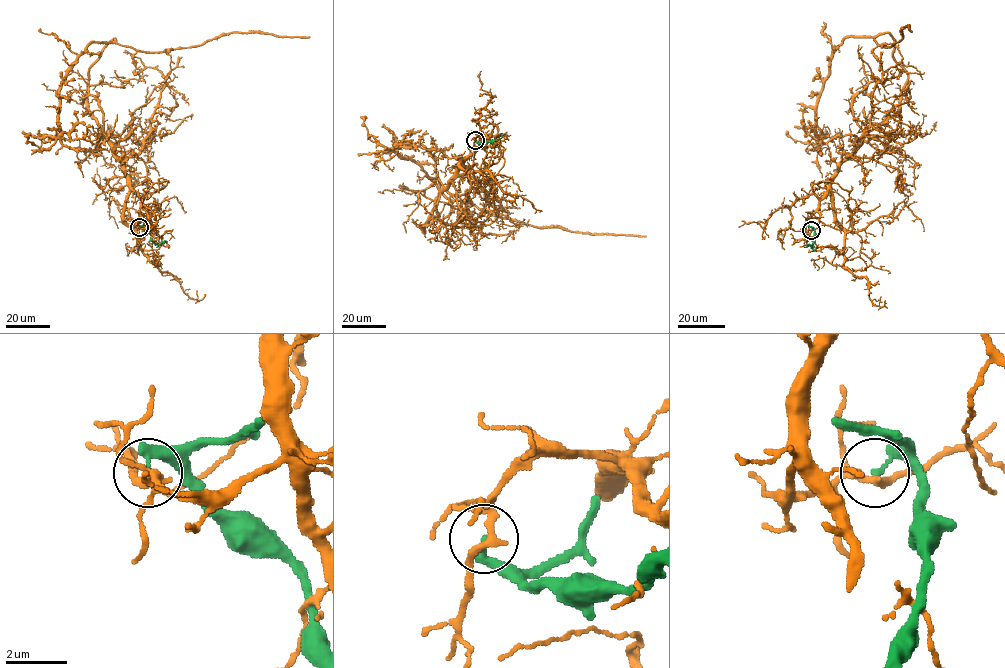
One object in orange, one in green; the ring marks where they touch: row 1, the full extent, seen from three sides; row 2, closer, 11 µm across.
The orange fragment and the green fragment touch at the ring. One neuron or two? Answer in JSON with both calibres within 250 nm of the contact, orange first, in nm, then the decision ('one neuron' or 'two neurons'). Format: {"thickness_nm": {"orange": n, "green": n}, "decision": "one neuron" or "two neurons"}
{"thickness_nm": {"orange": 240, "green": 200}, "decision": "two neurons"}

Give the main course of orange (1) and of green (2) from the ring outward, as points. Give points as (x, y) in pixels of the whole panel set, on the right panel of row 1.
1: (811, 230), (840, 164), (899, 107), (907, 72), (892, 37), (875, 38), (890, 47), (912, 31)
2: (811, 230), (814, 230), (812, 246), (804, 246)

